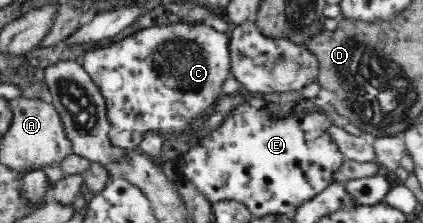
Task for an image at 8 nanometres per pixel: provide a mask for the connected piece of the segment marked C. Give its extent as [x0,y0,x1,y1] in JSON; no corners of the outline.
[79,21,230,152]

